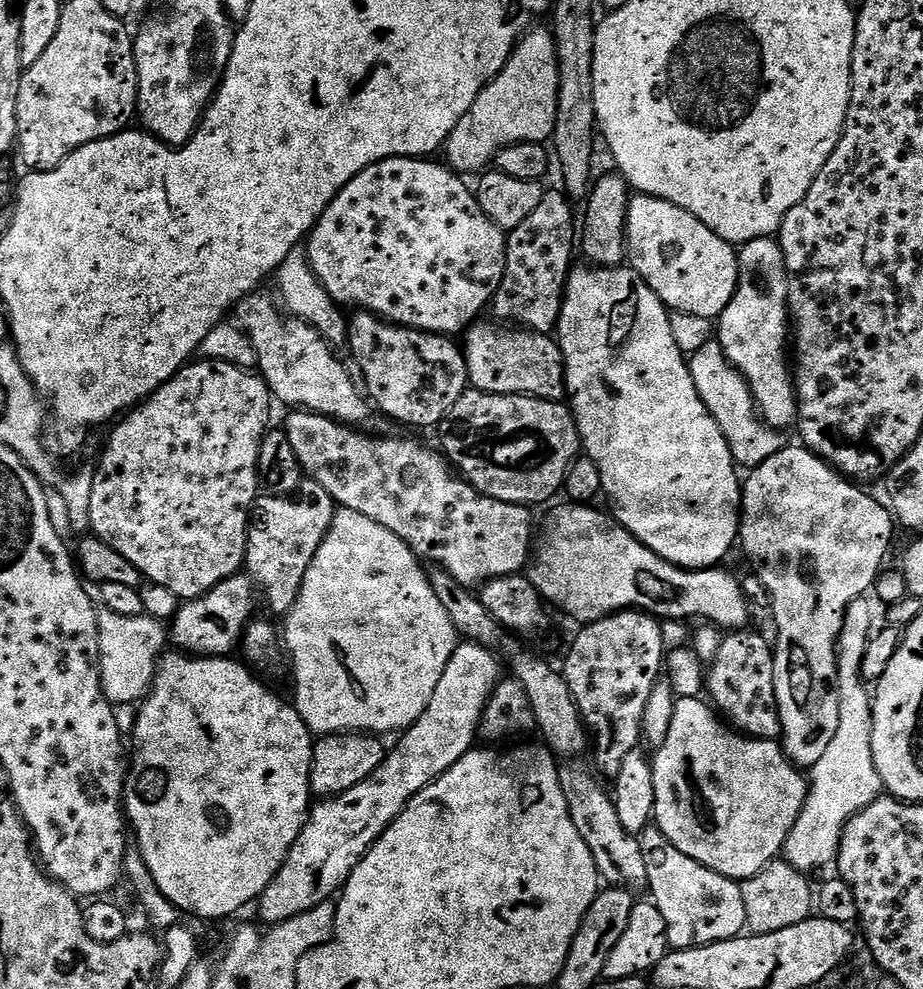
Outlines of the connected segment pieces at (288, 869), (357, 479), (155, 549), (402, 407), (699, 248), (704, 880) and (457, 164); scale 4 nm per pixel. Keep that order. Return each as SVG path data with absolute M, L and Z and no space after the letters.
M471 642L457 643L450 662L446 662L446 670L442 670L438 686L434 686L434 694L430 694L430 702L426 702L426 710L410 727L403 729L396 749L385 755L374 774L358 782L358 786L350 786L342 794L317 799L311 805L308 820L302 826L290 854L286 854L278 874L274 874L270 886L266 886L260 895L258 907L265 925L281 924L306 910L314 910L314 906L329 903L343 889L360 859L372 848L372 843L390 827L397 814L412 801L414 794L418 794L427 784L434 783L439 776L446 774L446 770L450 770L450 766L454 766L454 762L473 751L484 707L502 679L500 668L501 661L493 649Z
M292 410L289 413L282 430L286 438L290 438L294 454L298 454L301 473L323 486L340 508L349 508L370 518L370 522L378 522L378 526L386 526L386 530L402 538L421 561L448 572L463 588L475 589L485 580L525 571L534 547L534 524L532 528L532 516L528 513L531 511L525 505L480 495L453 471L449 461L435 447L427 448L408 436L367 436L364 430L341 424L320 412Z
M200 358L195 362L185 364L174 378L165 382L147 400L137 404L111 429L113 432L109 434L108 445L105 446L104 453L100 456L100 465L97 466L96 473L91 473L90 476L92 482L90 490L91 531L102 542L106 542L111 548L118 550L118 554L122 554L122 558L126 558L126 562L130 562L140 571L140 575L145 581L158 586L166 586L166 590L174 590L174 594L178 594L181 601L198 598L214 586L218 586L218 582L237 575L246 564L250 543L248 520L250 521L252 504L262 488L260 443L264 441L270 428L268 415L272 412L272 404L274 405L274 397L268 390L268 384L264 381L264 377L255 371L240 368L236 364L227 364L221 360L207 358Z
M367 310L355 314L347 321L346 348L362 366L371 403L400 424L435 429L470 388L461 345L447 335L392 324Z
M633 195L628 202L628 221L624 223L628 246L627 263L658 294L665 308L672 312L698 314L698 318L715 321L726 310L738 286L737 249L723 240L710 226L698 222L694 214L653 196Z
M650 826L645 832L641 832L638 839L642 846L642 859L646 862L647 891L652 892L651 903L656 904L658 910L662 910L662 918L666 918L666 934L672 948L697 948L714 942L732 940L745 931L748 923L746 902L742 902L742 890L737 881L726 878L694 862L694 858L682 854L682 850L675 848L655 826Z
M547 27L531 32L521 36L504 69L478 94L474 106L449 134L447 163L457 173L479 173L495 161L498 150L518 142L538 144L551 137L560 89L556 41Z

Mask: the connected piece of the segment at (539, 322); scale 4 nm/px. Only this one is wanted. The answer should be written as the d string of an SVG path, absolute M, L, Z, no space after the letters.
M545 191L542 202L538 202L522 226L507 233L506 270L490 305L497 321L541 334L555 329L564 301L564 285L574 267L572 248L574 252L578 244L578 220L572 217L571 203L563 191Z

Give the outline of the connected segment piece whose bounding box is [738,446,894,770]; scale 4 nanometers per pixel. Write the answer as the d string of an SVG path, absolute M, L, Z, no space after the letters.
M786 446L778 454L774 454L774 458L766 458L766 462L757 464L755 468L751 469L747 473L746 479L742 484L742 491L740 493L740 531L738 533L738 544L739 547L744 547L744 552L746 555L752 559L752 564L754 567L755 575L760 577L760 581L764 583L764 589L768 591L767 603L772 604L772 620L776 623L776 640L774 636L774 647L772 649L772 685L774 686L774 694L776 695L776 713L780 716L780 730L782 733L782 747L789 760L793 764L799 766L801 769L810 770L818 762L818 758L822 758L822 754L826 752L826 746L830 744L830 738L834 736L834 730L837 729L837 718L838 718L838 694L836 693L836 642L840 638L840 631L842 630L842 622L844 621L844 612L850 606L850 602L861 599L865 595L864 592L875 585L877 576L880 575L882 569L885 567L884 559L888 556L888 547L892 544L892 524L894 528L894 517L890 511L889 505L887 503L879 504L874 497L868 492L863 492L861 485L859 483L853 482L840 475L831 464L825 462L820 456L815 456L812 451L803 446L797 446L797 448L792 448L792 446Z

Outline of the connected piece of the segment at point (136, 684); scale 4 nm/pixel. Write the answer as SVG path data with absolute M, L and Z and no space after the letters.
M101 607L96 613L100 631L100 681L106 698L114 706L143 701L148 695L160 657L165 651L166 628L149 616L123 616Z

